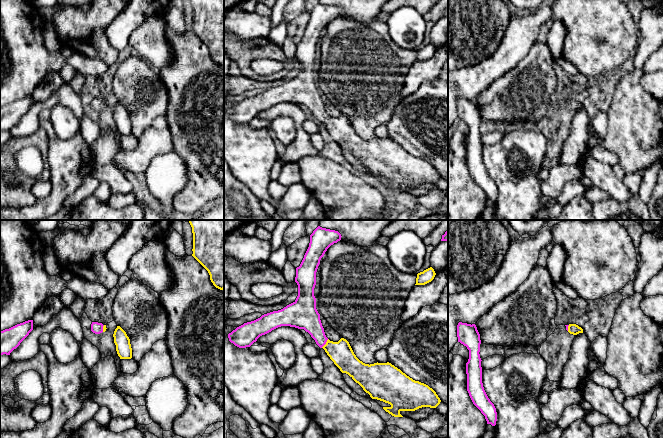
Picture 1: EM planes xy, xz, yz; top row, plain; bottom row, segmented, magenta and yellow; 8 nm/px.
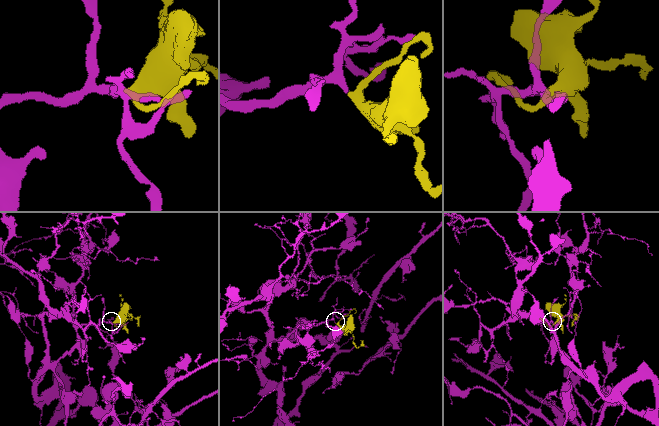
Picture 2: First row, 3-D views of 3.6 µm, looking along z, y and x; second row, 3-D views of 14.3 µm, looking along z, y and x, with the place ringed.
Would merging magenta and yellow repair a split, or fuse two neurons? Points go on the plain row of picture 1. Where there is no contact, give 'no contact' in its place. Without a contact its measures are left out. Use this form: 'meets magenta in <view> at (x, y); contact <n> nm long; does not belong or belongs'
meets magenta in xz at (325, 119); contact 90 nm long; belongs

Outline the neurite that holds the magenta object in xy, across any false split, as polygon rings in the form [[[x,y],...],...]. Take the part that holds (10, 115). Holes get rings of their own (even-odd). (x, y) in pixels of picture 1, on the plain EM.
[[[28,96],[0,107],[0,131],[10,131],[32,106],[33,96]]]

